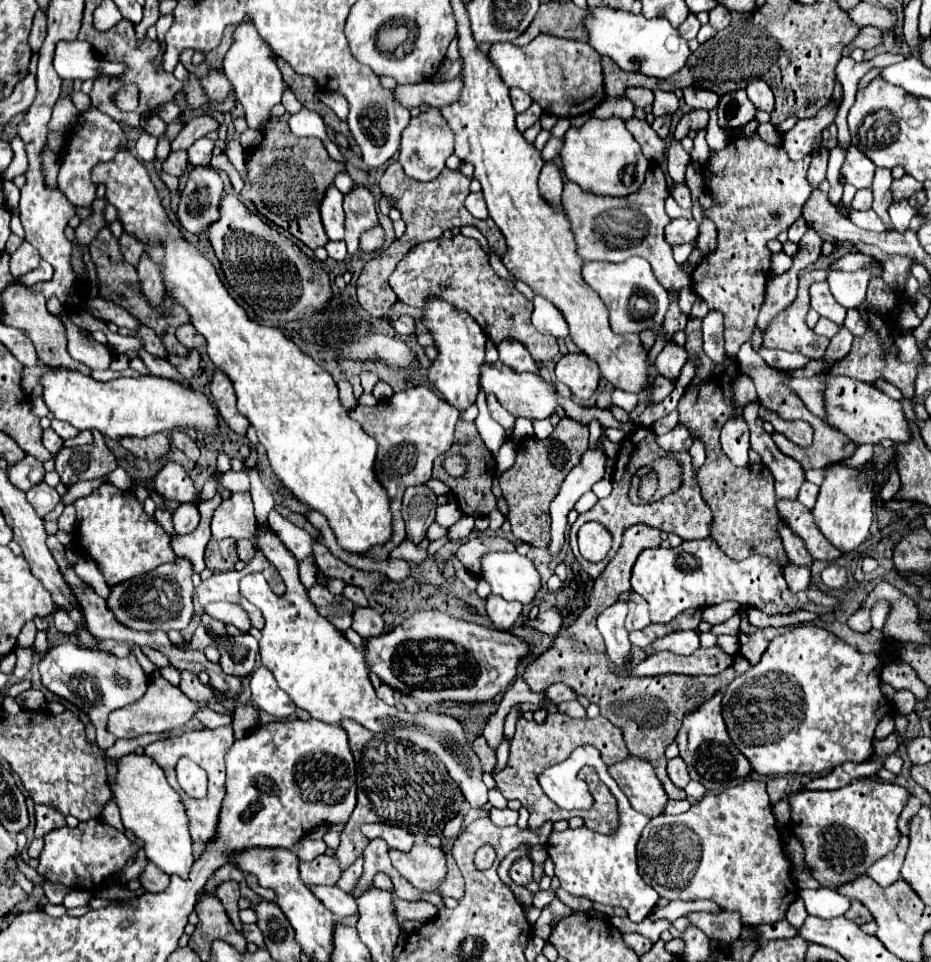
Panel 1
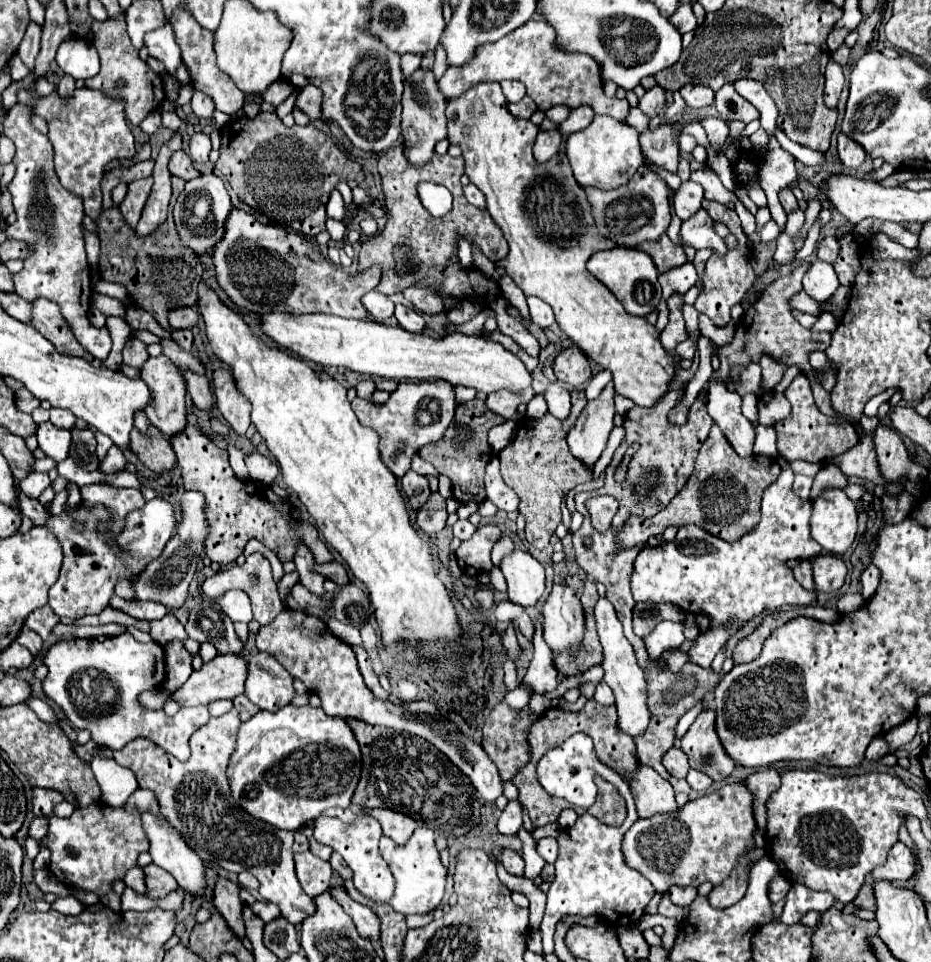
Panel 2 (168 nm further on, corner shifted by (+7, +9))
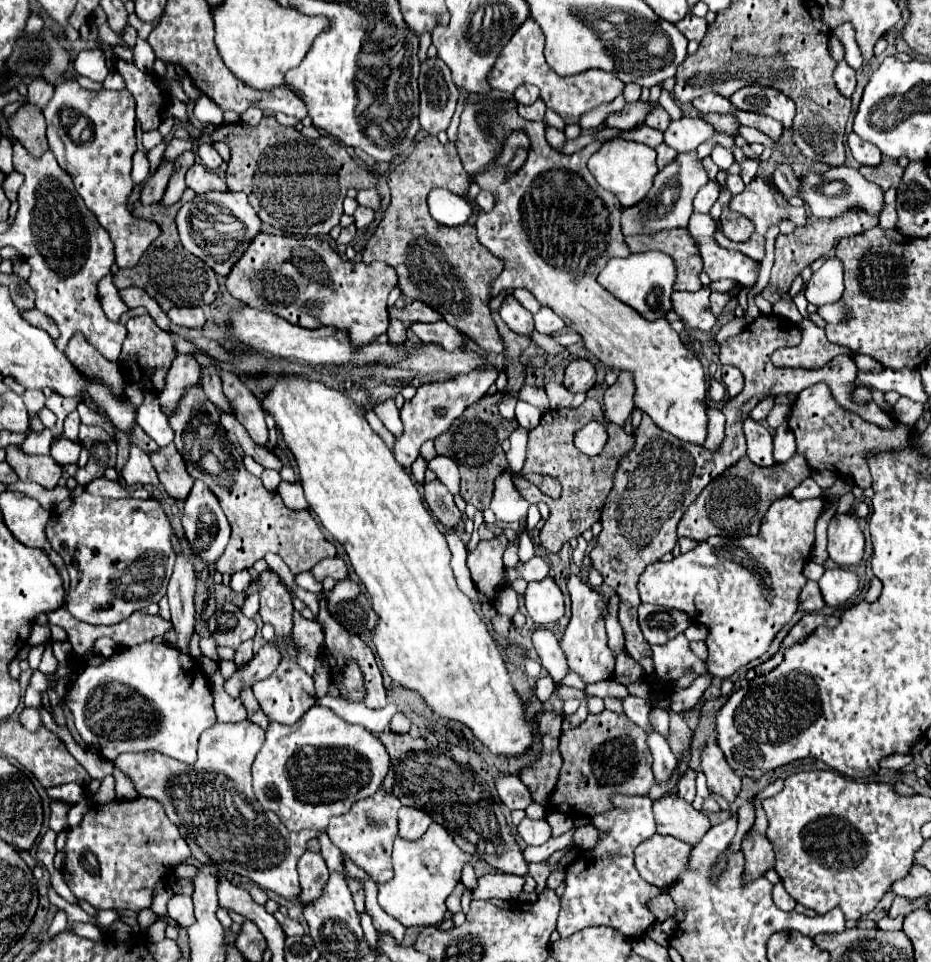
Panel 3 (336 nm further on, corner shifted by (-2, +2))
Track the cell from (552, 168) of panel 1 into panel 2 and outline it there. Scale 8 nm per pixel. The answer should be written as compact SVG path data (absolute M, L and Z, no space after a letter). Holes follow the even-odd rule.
M556 129L540 131L536 137L536 143L534 143L534 159L538 163L550 161L558 153L560 145L562 145L562 135Z

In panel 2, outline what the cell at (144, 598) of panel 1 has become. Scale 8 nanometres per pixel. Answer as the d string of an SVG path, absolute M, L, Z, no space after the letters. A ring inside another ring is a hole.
M186 491L182 501L182 523L178 525L176 535L166 543L162 555L154 559L138 577L132 579L132 601L156 601L166 605L170 611L180 609L188 597L188 585L194 579L198 557L204 549L204 539L208 533L208 525L204 521L204 495L200 491Z

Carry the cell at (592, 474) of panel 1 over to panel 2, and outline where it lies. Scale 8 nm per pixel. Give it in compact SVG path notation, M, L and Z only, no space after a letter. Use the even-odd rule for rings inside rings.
M608 383L598 399L588 401L576 425L568 433L568 447L586 469L594 469L614 427L614 385Z

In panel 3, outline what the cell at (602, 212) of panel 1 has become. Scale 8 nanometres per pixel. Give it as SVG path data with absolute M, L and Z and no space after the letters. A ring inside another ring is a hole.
M697 150L687 152L687 154L677 154L677 158L671 164L667 164L663 170L657 172L655 184L651 192L645 196L645 200L641 200L639 204L631 208L623 208L623 214L621 214L623 234L625 236L653 234L667 228L683 228L693 214L691 200L695 198L695 192L707 182L709 182L709 176L697 158Z

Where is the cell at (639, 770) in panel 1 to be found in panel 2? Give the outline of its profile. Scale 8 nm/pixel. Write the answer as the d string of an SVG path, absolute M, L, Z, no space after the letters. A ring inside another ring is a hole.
M638 763L636 769L628 775L628 785L640 817L652 817L654 813L668 813L678 809L672 785L648 765Z

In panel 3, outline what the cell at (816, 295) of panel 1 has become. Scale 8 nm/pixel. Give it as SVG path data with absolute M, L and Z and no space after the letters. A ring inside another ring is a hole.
M831 256L819 270L813 272L805 288L805 298L815 306L823 306L839 300L841 294L843 294L843 266L837 258Z

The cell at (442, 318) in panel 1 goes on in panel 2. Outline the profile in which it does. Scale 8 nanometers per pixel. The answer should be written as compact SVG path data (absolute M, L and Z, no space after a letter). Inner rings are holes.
M454 385L452 389L454 389L454 395L456 395L458 405L460 405L460 403L466 403L466 401L470 401L470 399L474 399L474 395L476 395L474 389L464 387L464 385Z

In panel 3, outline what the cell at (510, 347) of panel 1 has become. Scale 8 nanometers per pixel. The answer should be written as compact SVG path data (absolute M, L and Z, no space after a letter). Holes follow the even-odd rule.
M509 294L509 296L503 300L503 304L501 304L501 308L499 308L499 314L501 314L501 318L505 320L505 324L507 324L513 332L517 332L517 334L531 336L531 332L535 330L535 328L533 328L533 316L531 316L531 312L525 310L525 308L521 306L521 302L519 302L513 294Z

